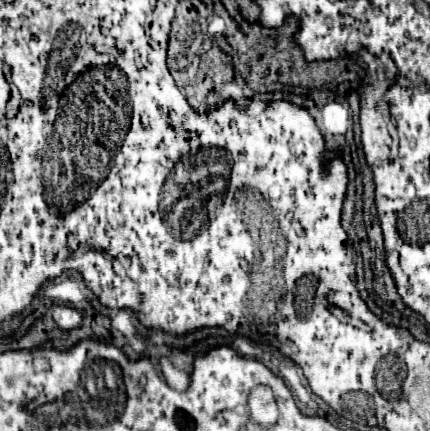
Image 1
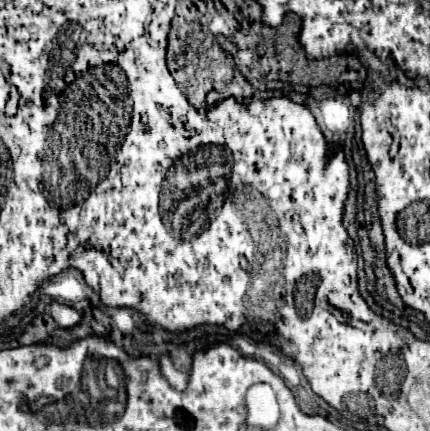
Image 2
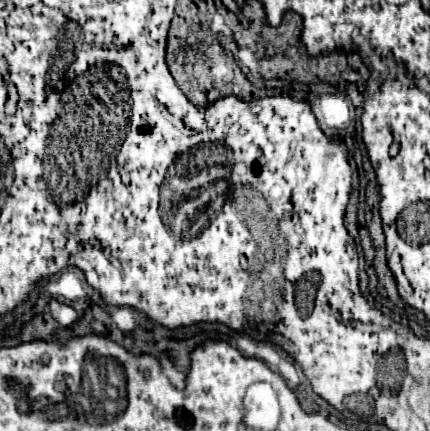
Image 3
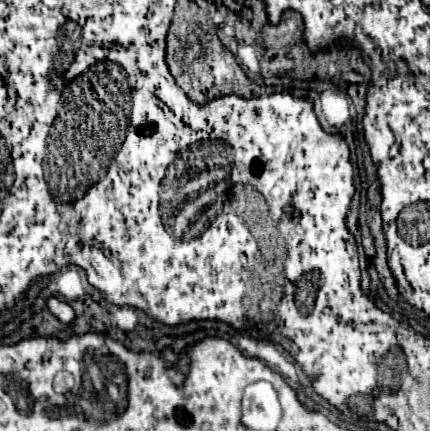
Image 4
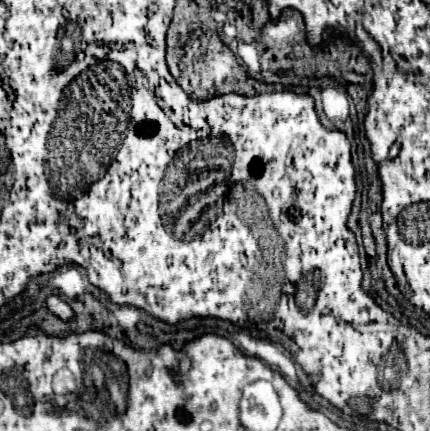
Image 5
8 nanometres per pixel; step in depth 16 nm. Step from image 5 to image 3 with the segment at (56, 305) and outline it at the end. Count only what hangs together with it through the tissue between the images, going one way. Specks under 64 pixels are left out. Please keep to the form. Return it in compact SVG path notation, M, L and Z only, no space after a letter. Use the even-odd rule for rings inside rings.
M52 300L52 302L50 302L50 314L52 314L54 320L56 320L60 326L64 326L64 328L74 326L74 324L78 322L78 314L76 314L76 310L70 308L68 304L58 302L58 300Z

